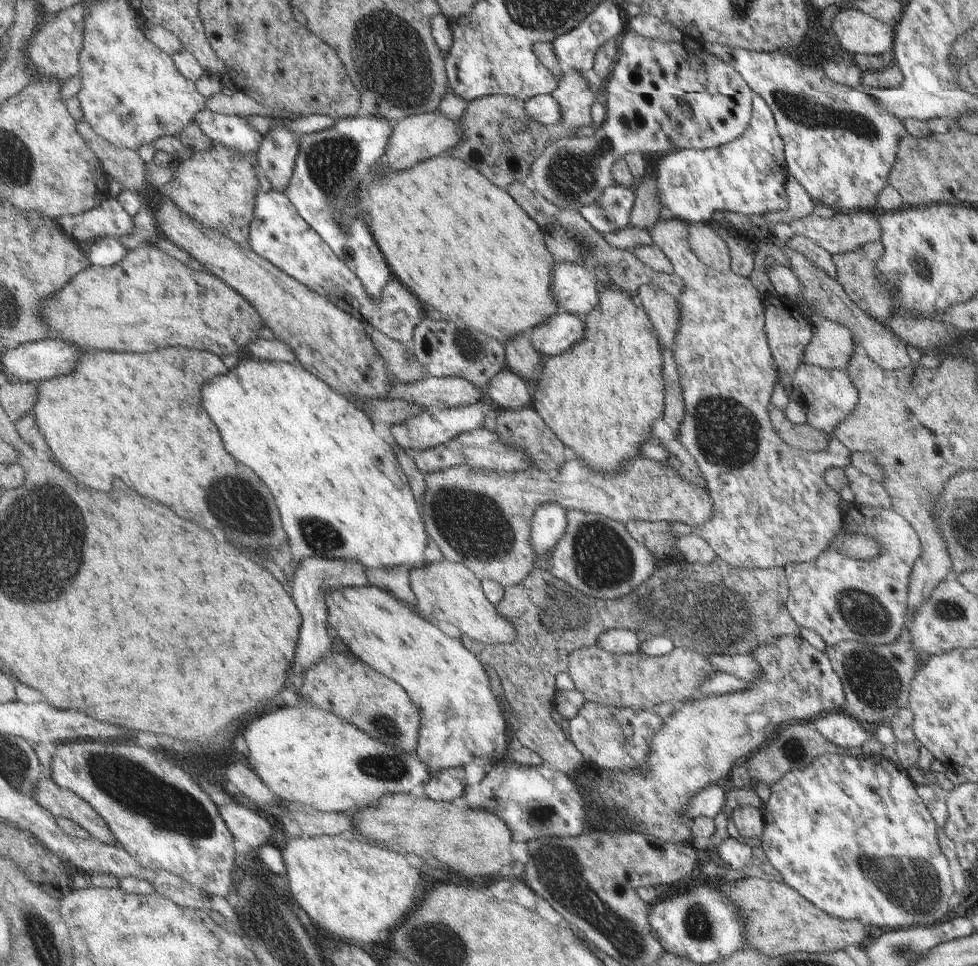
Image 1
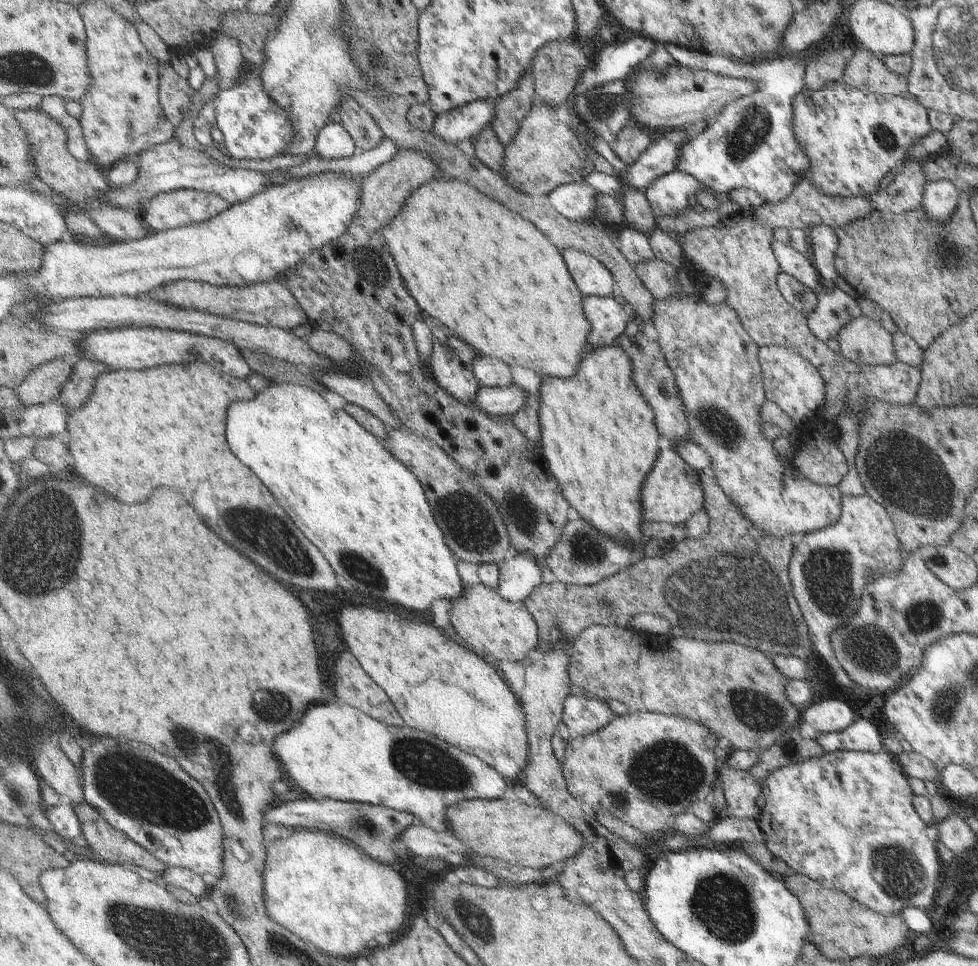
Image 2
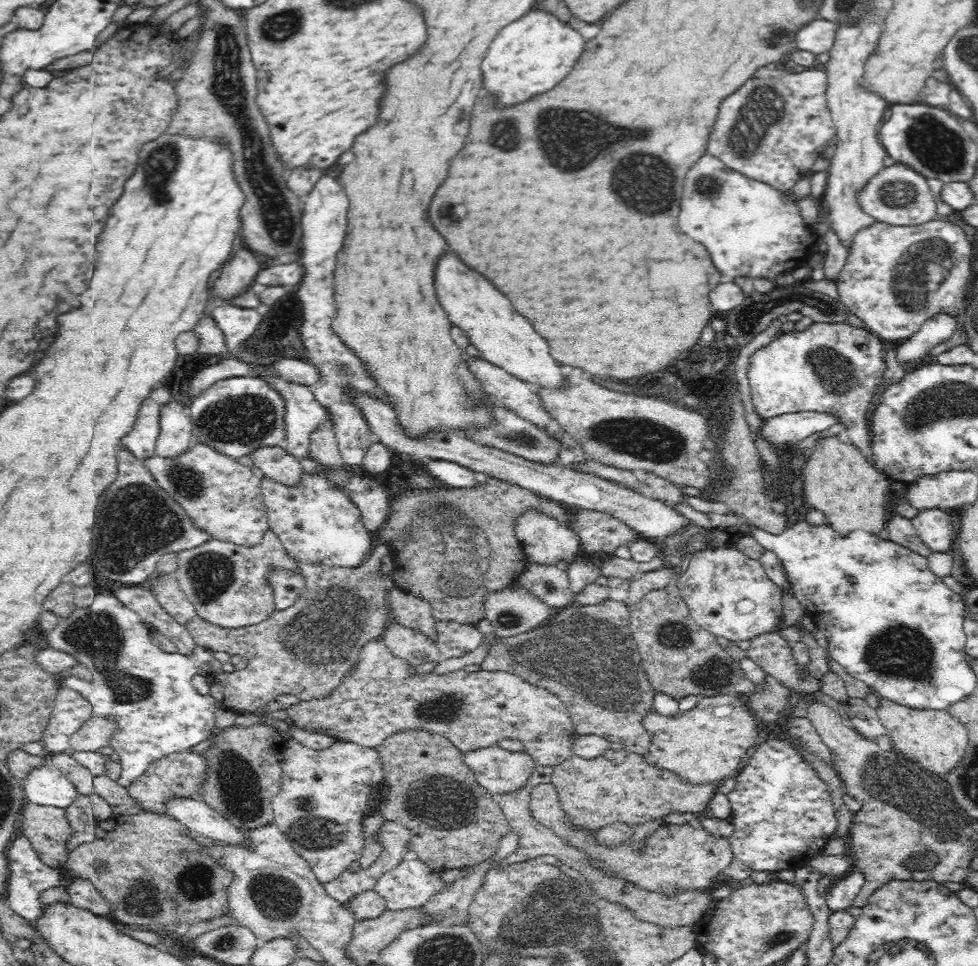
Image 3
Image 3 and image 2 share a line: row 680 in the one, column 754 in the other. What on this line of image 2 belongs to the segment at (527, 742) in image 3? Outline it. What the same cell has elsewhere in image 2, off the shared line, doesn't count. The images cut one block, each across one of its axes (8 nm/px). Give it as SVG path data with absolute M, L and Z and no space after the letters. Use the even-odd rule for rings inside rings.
M675 296L669 297L667 300L655 299L652 304L651 322L653 328L657 334L656 343L661 350L661 355L665 358L669 370L673 372L675 376L675 384L677 384L677 390L679 390L679 396L681 396L681 404L685 406L683 412L687 416L687 424L689 424L689 436L694 443L700 448L703 448L709 458L711 458L710 473L714 476L714 482L716 486L721 487L725 492L726 498L729 498L730 502L733 502L739 510L743 510L743 515L747 516L749 522L755 522L755 526L759 526L759 530L763 530L763 533L777 536L777 538L791 538L797 537L801 534L812 533L815 530L823 529L823 526L830 526L838 522L842 513L842 495L836 486L831 485L819 485L811 482L810 479L803 477L796 477L790 469L790 461L785 462L779 458L779 454L775 452L771 440L762 434L762 422L761 422L761 405L766 400L765 388L762 386L762 370L761 364L758 363L758 347L753 339L747 335L745 328L742 327L742 323L739 322L738 315L735 314L729 306L725 306L725 303L721 304L705 304L701 300L700 296Z

